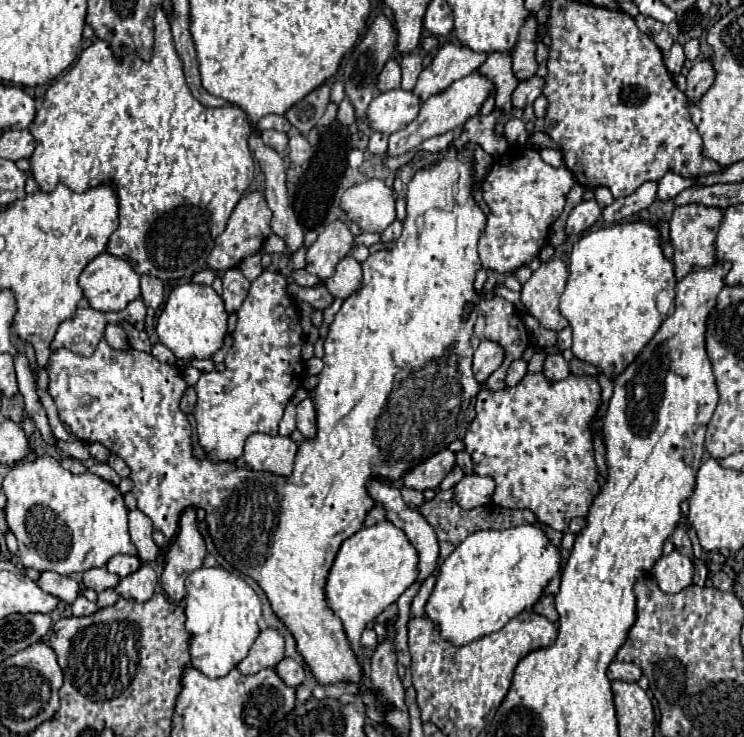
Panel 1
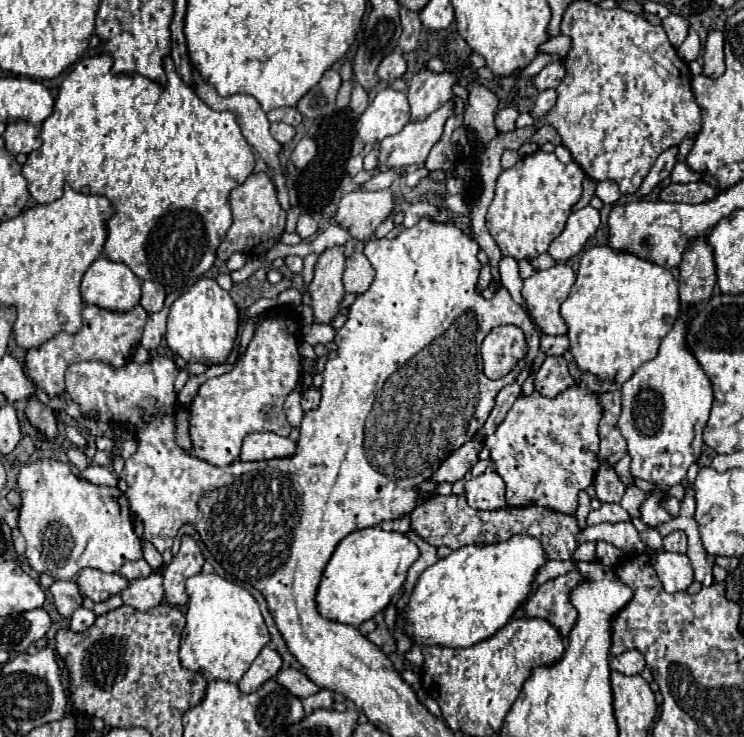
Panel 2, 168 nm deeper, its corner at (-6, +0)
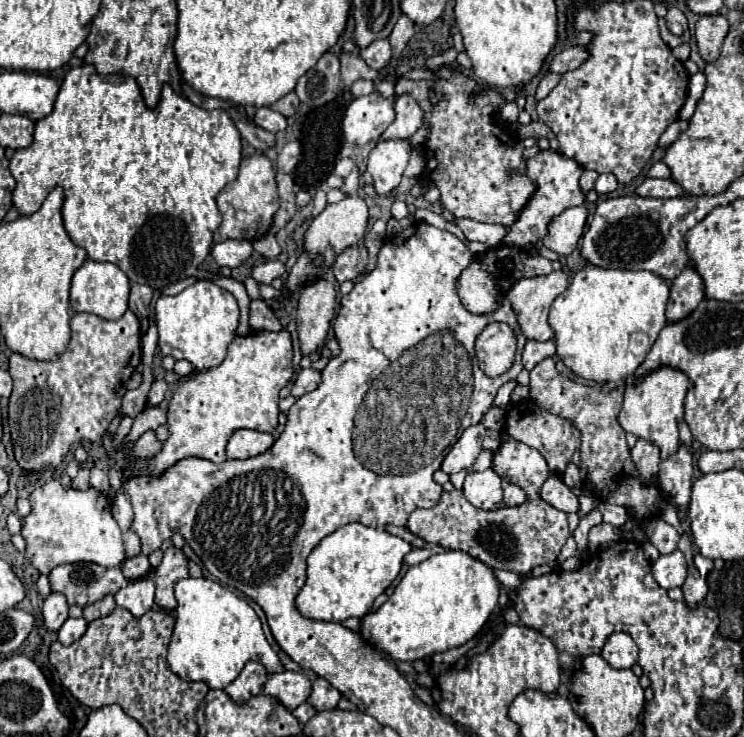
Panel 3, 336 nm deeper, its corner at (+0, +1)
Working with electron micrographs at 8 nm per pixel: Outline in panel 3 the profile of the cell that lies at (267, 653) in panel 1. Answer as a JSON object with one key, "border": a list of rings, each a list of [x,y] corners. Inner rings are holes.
{"border":[[[250,660],[250,662],[242,668],[240,676],[238,676],[232,684],[228,684],[224,690],[228,692],[228,696],[230,696],[234,702],[240,702],[240,704],[242,704],[242,702],[248,702],[252,696],[256,696],[256,694],[262,692],[262,686],[264,686],[266,678],[268,678],[266,668],[264,668],[260,662]]]}

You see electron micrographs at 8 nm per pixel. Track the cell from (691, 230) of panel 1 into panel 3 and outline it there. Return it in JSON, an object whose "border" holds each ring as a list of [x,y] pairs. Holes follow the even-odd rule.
{"border":[[[690,264],[680,272],[680,276],[672,280],[666,318],[670,322],[686,318],[700,304],[702,298],[704,298],[704,280]]]}

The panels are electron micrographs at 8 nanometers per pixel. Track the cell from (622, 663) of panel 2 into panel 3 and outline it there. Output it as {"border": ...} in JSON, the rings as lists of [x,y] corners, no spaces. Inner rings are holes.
{"border":[[[616,632],[606,640],[606,646],[602,648],[602,658],[616,670],[632,668],[638,662],[638,646],[628,634]]]}

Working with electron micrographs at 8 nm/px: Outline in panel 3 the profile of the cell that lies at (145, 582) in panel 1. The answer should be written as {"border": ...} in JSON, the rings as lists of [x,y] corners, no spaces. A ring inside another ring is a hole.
{"border":[[[152,578],[132,580],[128,582],[128,586],[120,588],[114,598],[120,608],[130,610],[134,616],[142,616],[154,604],[154,580]]]}

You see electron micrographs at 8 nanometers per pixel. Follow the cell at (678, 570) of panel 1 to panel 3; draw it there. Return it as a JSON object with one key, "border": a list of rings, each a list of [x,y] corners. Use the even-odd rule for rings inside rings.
{"border":[[[680,550],[660,556],[658,560],[652,562],[652,576],[654,580],[664,588],[678,588],[686,580],[686,560]]]}

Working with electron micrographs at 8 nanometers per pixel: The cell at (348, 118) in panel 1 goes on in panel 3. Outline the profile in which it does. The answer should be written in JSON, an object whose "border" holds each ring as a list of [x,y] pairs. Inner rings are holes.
{"border":[[[356,80],[356,82],[350,86],[350,92],[352,92],[354,98],[372,94],[372,92],[374,92],[374,82],[372,82],[372,80]]]}

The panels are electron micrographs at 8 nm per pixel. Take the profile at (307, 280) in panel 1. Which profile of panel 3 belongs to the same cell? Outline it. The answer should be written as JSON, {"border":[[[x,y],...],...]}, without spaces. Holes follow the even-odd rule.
{"border":[[[268,232],[268,234],[266,234],[264,238],[260,238],[260,240],[254,240],[252,246],[254,246],[254,250],[256,250],[258,254],[262,254],[262,256],[266,256],[266,258],[278,258],[278,256],[282,254],[282,248],[280,248],[280,244],[276,242],[276,238],[274,238],[272,232]]]}

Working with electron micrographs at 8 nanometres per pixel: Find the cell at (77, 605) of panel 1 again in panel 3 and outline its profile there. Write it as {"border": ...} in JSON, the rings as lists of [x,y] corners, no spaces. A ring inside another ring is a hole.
{"border":[[[68,618],[68,620],[62,624],[62,628],[58,630],[58,640],[60,640],[64,646],[72,644],[74,640],[78,640],[78,638],[86,632],[86,626],[88,626],[88,622],[86,622],[84,618]]]}

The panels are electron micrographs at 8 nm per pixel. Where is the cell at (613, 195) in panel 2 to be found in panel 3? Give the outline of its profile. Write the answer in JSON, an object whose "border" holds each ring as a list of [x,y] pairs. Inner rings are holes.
{"border":[[[602,174],[598,180],[596,180],[596,184],[594,184],[594,190],[598,192],[598,194],[610,194],[610,192],[614,192],[618,188],[618,182],[616,182],[616,176],[614,174]]]}

